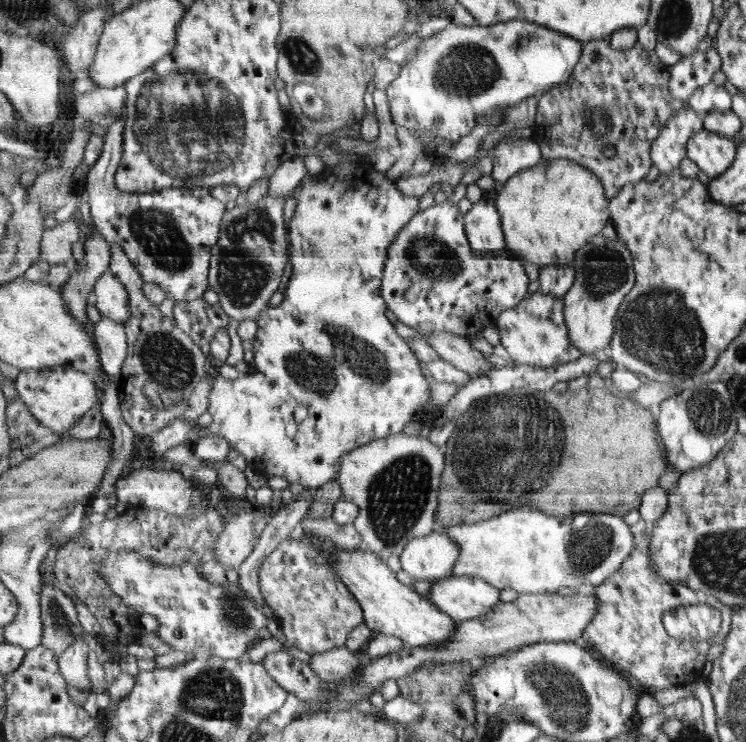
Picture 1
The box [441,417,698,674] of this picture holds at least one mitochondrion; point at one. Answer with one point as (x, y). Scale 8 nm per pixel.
(585, 547)

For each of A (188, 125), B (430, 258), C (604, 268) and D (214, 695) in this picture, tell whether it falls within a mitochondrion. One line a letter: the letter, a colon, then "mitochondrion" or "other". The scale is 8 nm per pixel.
A: mitochondrion
B: mitochondrion
C: mitochondrion
D: mitochondrion

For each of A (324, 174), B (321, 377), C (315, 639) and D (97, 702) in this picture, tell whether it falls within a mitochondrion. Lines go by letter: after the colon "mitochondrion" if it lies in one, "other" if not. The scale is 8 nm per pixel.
A: other
B: mitochondrion
C: other
D: other

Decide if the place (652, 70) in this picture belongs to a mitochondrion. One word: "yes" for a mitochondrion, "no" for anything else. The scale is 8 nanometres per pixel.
no

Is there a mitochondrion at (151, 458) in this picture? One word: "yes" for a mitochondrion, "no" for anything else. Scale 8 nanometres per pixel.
no

